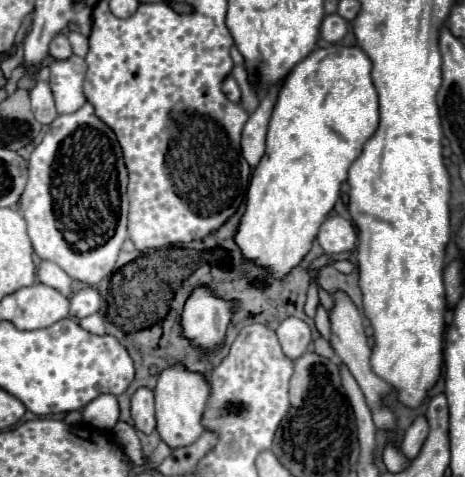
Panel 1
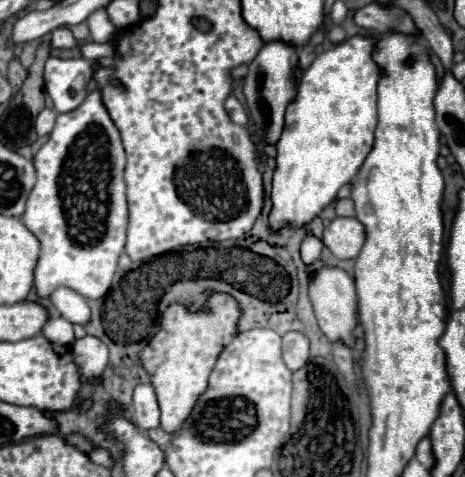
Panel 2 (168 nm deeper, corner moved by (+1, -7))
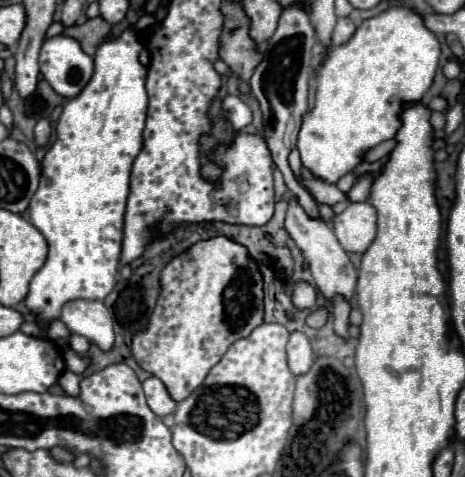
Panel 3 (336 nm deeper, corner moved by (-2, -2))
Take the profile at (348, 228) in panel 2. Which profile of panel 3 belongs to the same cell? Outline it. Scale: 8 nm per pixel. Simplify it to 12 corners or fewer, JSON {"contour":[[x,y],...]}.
{"contour":[[370,202],[348,204],[334,216],[346,252],[362,254],[376,236]]}

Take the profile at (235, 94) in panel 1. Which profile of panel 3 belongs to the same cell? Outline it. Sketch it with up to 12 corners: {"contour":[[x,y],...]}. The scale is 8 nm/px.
{"contour":[[238,96],[222,102],[234,130],[252,122],[252,110]]}

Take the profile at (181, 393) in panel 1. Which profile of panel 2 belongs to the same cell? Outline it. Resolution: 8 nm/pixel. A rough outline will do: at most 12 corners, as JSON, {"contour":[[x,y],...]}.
{"contour":[[209,293],[161,315],[141,365],[161,427],[181,429],[217,357],[239,333],[241,307]]}

